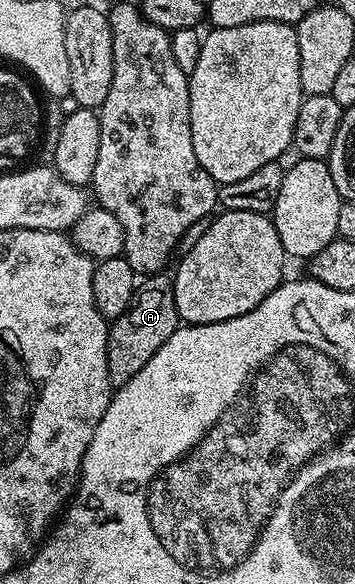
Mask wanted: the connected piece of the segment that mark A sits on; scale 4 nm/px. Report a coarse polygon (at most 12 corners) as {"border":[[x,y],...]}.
{"border":[[146,276],[109,325],[120,387],[178,328],[172,276]]}

